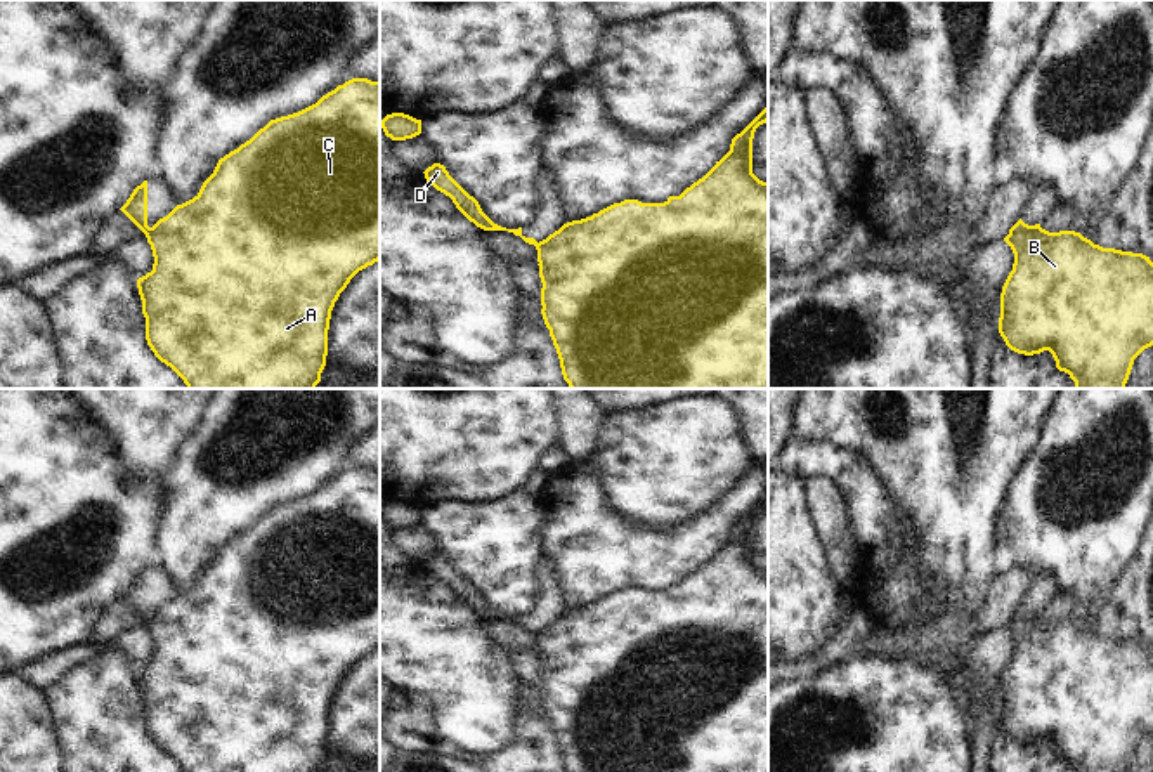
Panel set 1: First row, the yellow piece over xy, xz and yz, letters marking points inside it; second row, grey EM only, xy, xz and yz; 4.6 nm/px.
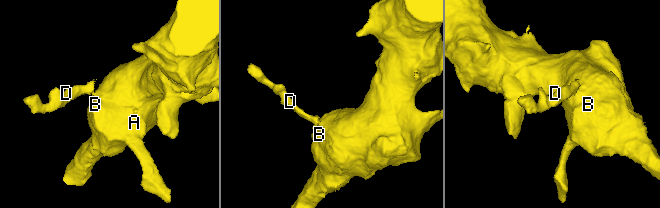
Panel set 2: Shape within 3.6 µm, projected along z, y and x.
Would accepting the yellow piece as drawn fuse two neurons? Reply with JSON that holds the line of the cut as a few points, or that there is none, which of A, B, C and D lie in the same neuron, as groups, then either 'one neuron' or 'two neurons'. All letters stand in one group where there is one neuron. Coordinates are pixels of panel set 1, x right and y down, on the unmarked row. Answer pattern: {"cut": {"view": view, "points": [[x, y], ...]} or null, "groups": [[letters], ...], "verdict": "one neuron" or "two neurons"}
{"cut": {"view": "xy", "points": [[151, 616], [146, 623]]}, "groups": [["A", "B", "C"], ["D"]], "verdict": "two neurons"}

